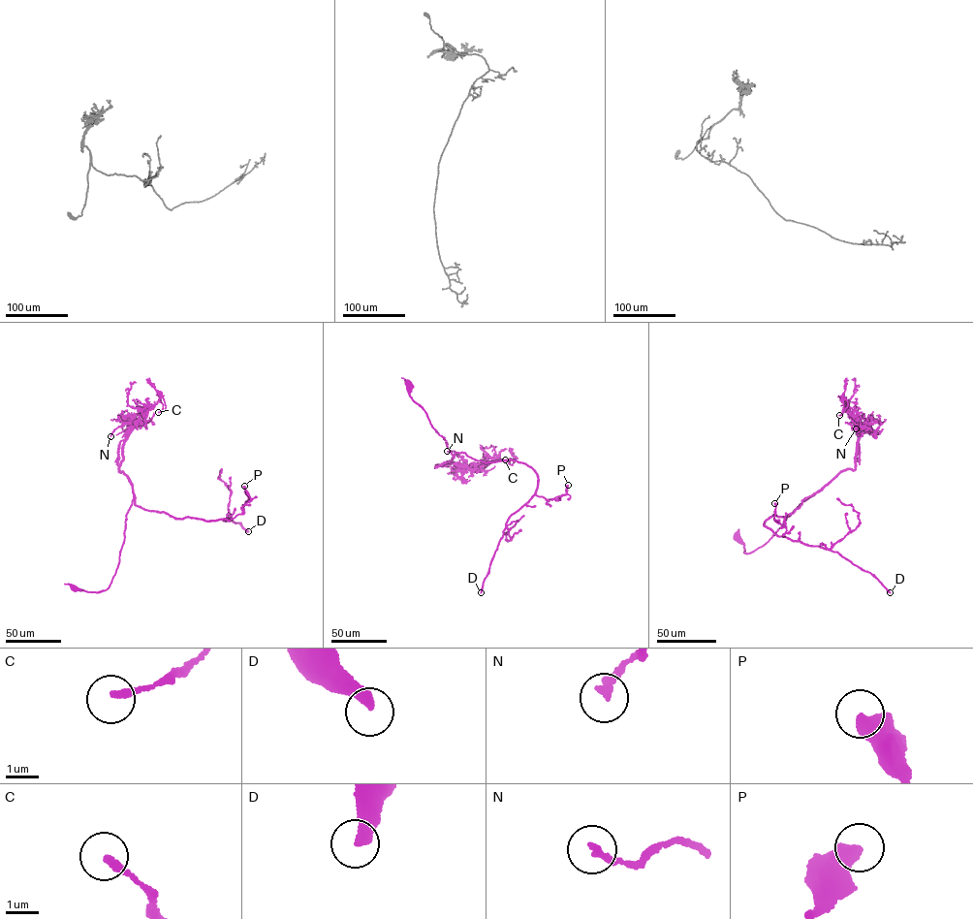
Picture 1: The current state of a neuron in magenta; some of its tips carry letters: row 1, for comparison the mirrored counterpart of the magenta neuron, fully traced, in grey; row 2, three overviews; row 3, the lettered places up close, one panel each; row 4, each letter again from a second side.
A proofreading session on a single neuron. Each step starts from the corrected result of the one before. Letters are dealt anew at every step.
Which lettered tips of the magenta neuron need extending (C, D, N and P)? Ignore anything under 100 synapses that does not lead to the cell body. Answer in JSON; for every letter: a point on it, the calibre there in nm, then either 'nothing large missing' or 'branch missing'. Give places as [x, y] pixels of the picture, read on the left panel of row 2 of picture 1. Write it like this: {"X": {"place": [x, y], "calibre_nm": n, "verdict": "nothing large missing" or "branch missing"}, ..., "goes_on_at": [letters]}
{"C": {"place": [158, 412], "calibre_nm": 200, "verdict": "nothing large missing"}, "D": {"place": [248, 531], "calibre_nm": 380, "verdict": "branch missing"}, "N": {"place": [110, 436], "calibre_nm": 220, "verdict": "nothing large missing"}, "P": {"place": [244, 486], "calibre_nm": 550, "verdict": "nothing large missing"}, "goes_on_at": ["D"]}

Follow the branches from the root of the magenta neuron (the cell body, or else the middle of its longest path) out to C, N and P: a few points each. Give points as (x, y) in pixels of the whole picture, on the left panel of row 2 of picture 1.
C: (75, 587), (100, 591), (110, 583), (134, 496), (119, 470), (123, 444), (158, 395), (158, 412)
N: (75, 587), (105, 590), (119, 561), (134, 496), (119, 463), (124, 440), (136, 424), (125, 423), (110, 436)
P: (75, 587), (96, 592), (109, 587), (134, 497), (141, 507), (178, 519), (229, 521), (251, 500), (244, 486)

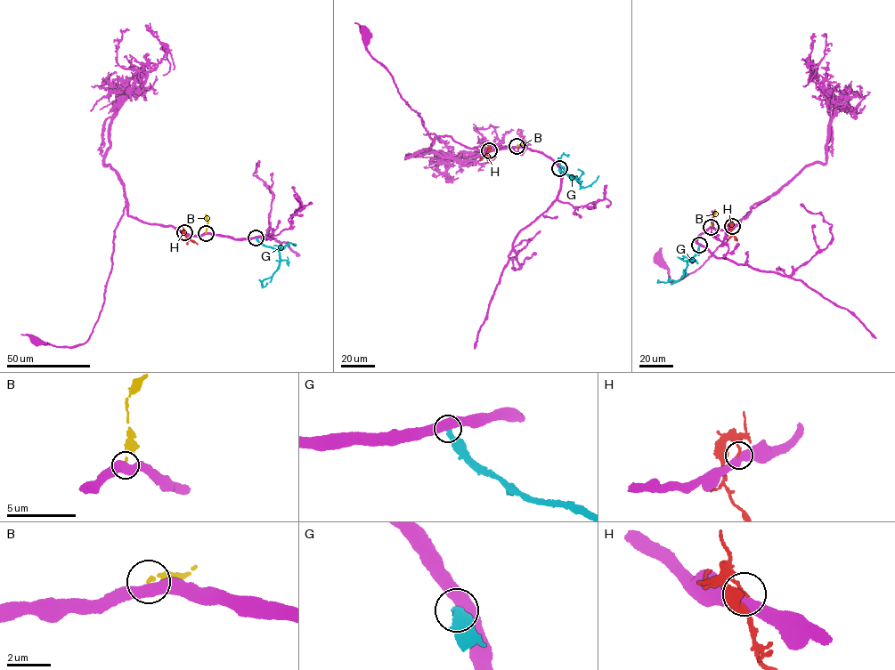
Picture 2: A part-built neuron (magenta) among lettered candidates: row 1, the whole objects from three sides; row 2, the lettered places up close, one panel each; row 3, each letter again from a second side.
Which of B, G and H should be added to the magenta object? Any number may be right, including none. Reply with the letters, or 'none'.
none

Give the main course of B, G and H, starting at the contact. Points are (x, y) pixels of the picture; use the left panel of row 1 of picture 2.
B: (206, 233), (206, 214)
G: (256, 238), (280, 253), (277, 270), (263, 280), (261, 286), (264, 286), (267, 283)
H: (185, 232), (185, 237), (197, 244)

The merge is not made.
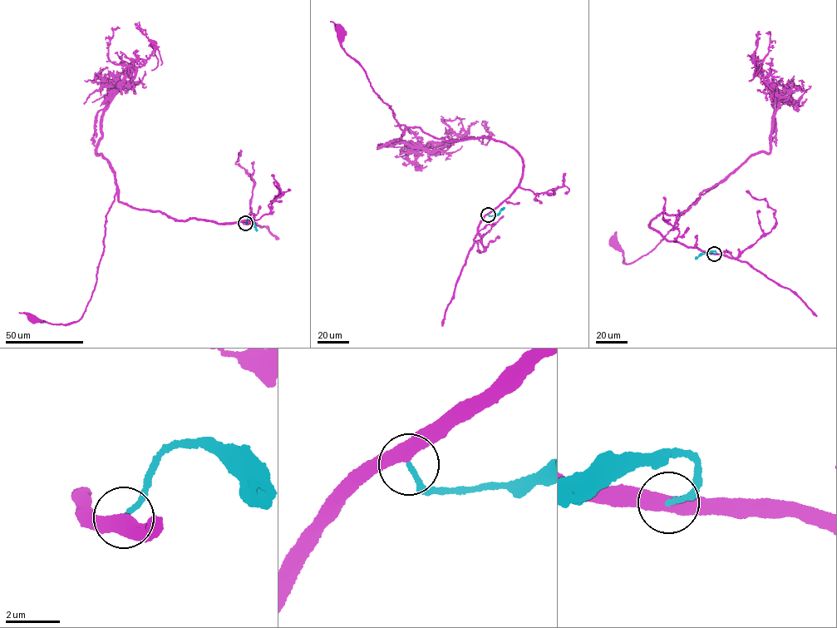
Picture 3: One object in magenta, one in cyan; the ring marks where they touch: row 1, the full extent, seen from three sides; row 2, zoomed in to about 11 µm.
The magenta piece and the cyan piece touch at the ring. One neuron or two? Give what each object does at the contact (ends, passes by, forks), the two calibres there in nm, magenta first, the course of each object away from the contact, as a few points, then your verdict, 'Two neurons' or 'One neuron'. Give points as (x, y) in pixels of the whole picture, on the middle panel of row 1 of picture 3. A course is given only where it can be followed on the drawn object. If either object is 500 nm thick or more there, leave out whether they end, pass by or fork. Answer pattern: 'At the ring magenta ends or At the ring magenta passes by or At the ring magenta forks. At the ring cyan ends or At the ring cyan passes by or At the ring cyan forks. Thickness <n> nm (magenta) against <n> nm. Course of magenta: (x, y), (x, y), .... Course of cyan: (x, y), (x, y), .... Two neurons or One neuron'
At the ring magenta passes by. At the ring cyan ends. Thickness 460 nm (magenta) against 180 nm. Course of magenta: (488, 214), (517, 186), (522, 157), (493, 139), (449, 141), (416, 126), (403, 132), (345, 51), (340, 30). Course of cyan: (488, 215), (495, 215), (504, 208). One neuron

